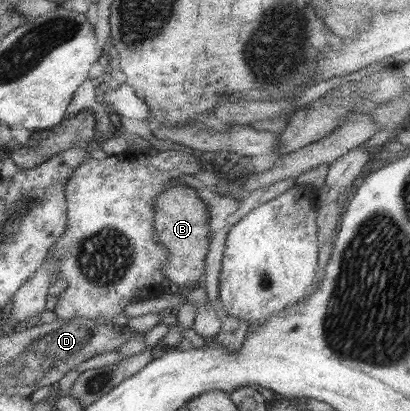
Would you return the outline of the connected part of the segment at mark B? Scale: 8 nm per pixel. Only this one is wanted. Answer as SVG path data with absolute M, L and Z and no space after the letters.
M184 184L164 190L156 196L154 203L154 237L168 249L168 260L161 273L178 286L200 287L203 283L199 282L199 278L205 277L206 258L210 250L209 205L197 195L196 189Z

